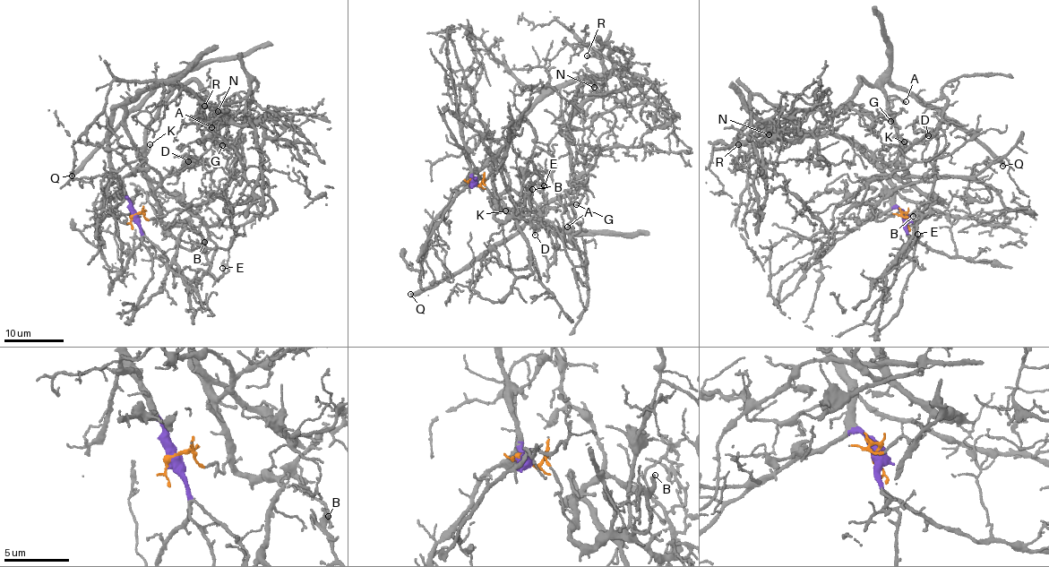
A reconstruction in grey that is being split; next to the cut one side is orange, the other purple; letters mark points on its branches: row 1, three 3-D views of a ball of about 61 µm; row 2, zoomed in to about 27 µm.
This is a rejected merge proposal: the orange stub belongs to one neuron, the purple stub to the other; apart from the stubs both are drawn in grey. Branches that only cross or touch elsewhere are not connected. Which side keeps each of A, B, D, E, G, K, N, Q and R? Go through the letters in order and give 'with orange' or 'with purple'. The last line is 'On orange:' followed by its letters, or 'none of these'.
A: with orange
B: with orange
D: with orange
E: with orange
G: with orange
K: with orange
N: with orange
Q: with orange
R: with orange
On orange: A, B, D, E, G, K, N, Q, R

